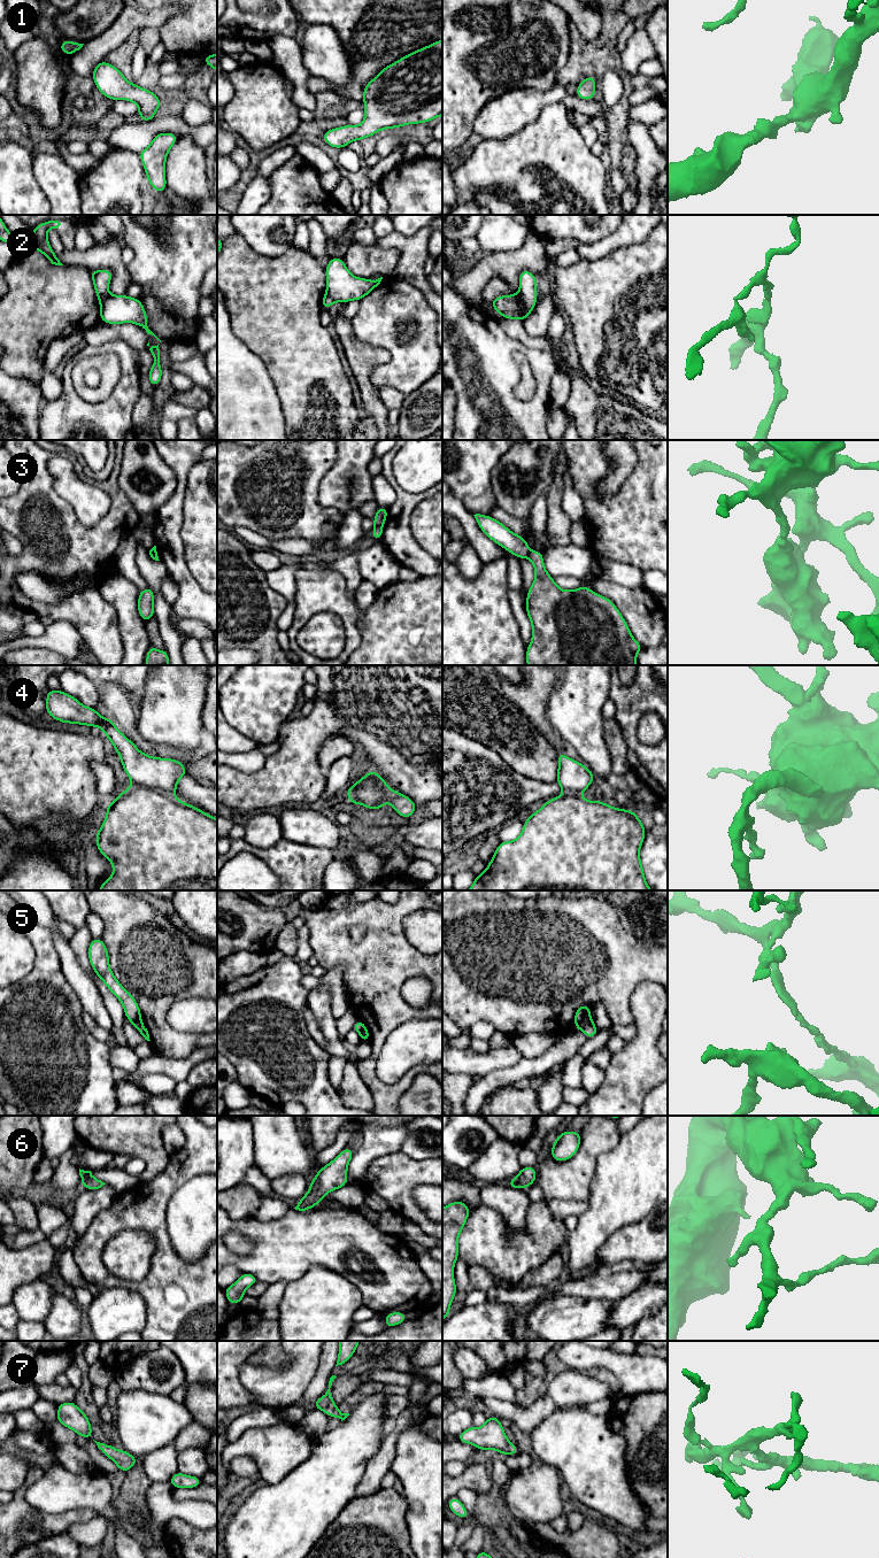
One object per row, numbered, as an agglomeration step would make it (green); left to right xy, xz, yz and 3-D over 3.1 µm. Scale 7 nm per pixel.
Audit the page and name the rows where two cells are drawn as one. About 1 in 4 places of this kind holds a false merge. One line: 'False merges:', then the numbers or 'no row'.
False merges: 2, 3, 5

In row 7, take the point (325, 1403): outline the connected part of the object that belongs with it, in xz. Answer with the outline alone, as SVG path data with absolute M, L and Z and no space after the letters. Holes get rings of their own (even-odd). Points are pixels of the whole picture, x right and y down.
M332 1375L329 1381L329 1389L327 1391L317 1401L313 1403L314 1409L322 1410L331 1418L339 1418L341 1421L345 1420L349 1413L342 1413L339 1411L338 1405L334 1404L332 1395L330 1393L330 1388L332 1386L333 1380L336 1379L336 1375Z

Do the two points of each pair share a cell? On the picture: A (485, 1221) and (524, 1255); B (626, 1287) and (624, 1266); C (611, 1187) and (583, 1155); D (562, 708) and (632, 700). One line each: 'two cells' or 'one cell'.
A: one cell
B: two cells
C: two cells
D: two cells

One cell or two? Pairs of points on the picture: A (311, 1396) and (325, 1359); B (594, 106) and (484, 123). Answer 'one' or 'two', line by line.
A: one
B: one

